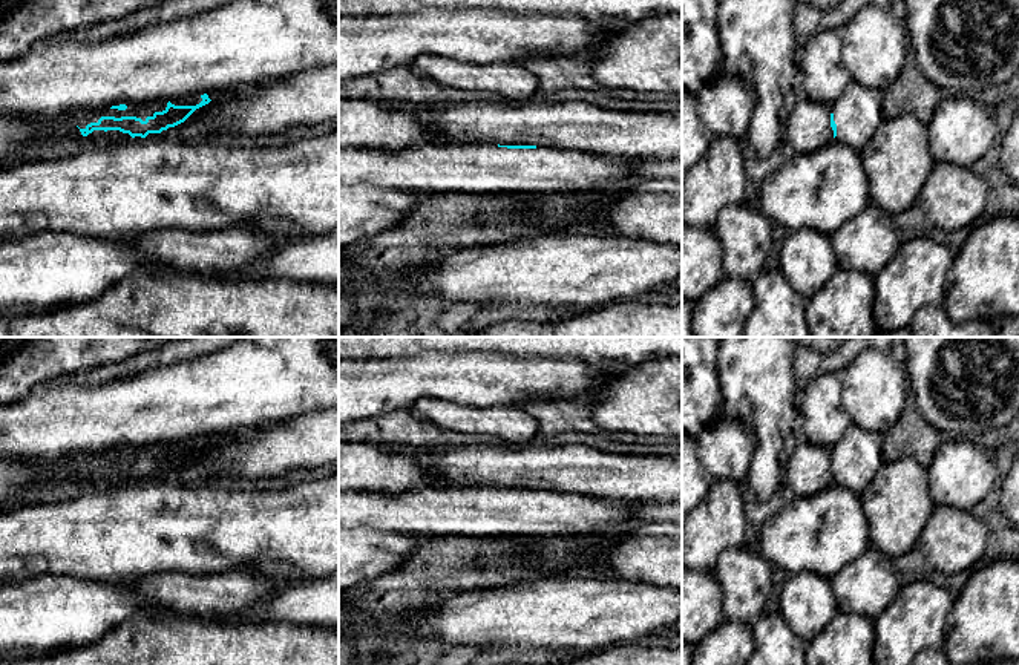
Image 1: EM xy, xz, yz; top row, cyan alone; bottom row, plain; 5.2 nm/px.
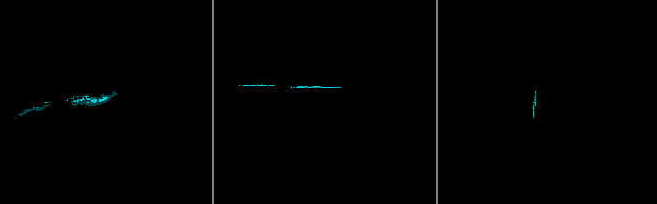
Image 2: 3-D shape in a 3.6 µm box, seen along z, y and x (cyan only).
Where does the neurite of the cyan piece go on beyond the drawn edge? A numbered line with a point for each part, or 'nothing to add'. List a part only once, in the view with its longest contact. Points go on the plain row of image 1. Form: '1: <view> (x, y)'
1: xy (13, 474)

